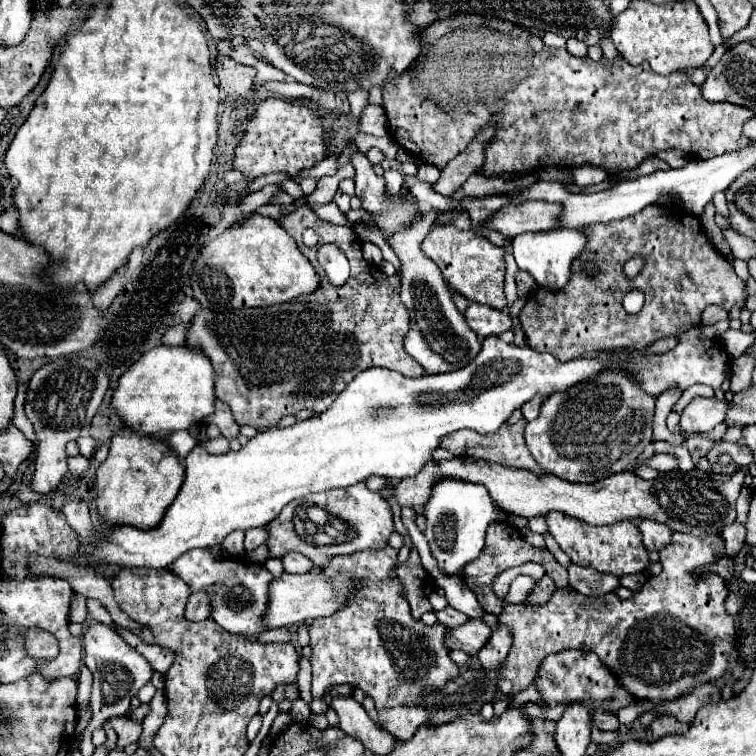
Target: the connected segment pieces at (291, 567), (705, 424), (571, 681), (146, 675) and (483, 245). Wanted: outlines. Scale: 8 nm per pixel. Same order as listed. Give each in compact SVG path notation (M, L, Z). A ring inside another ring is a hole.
M290 552L288 556L284 556L282 564L284 564L284 570L288 574L306 574L306 572L310 572L314 568L314 564L306 556L302 556L298 552Z
M696 396L680 416L680 432L682 434L706 434L716 424L724 422L728 412L726 400L716 398L700 398Z
M564 650L558 654L546 656L540 666L540 678L536 684L538 684L538 692L546 700L546 706L580 702L592 710L604 708L604 712L616 714L620 708L626 708L636 702L632 694L620 686L616 676L600 662L600 658L584 650Z
M92 624L84 634L84 664L94 674L94 686L92 686L92 698L90 706L94 710L94 720L90 728L94 730L96 724L102 724L98 720L106 720L110 716L124 716L130 710L130 700L138 694L138 690L150 682L154 670L148 664L148 660L138 654L132 646L128 646L120 634L106 624Z
M452 224L436 226L430 230L430 234L422 242L424 254L438 264L442 270L442 276L446 284L462 294L464 298L492 306L496 310L506 308L506 296L504 296L504 250L494 246L488 238L478 234L476 230L458 230Z

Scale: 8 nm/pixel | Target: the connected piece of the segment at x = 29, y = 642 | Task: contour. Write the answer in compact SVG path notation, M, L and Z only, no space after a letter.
M28 630L26 632L26 648L34 658L52 658L58 652L56 638L44 630Z

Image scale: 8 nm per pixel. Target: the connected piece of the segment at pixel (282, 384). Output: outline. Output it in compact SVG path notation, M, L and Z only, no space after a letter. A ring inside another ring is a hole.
M304 204L298 206L292 214L286 214L280 220L280 224L296 240L300 252L312 262L312 266L320 274L322 278L320 288L312 296L300 296L288 304L276 304L268 308L242 308L242 310L224 310L224 312L200 308L196 316L190 320L186 330L186 346L200 348L212 362L216 374L216 398L232 408L234 420L240 426L248 424L266 430L266 428L274 428L280 422L280 418L288 414L296 414L298 410L310 410L314 414L320 414L336 400L336 396L356 376L352 374L352 370L362 372L372 366L382 366L400 372L402 376L408 378L420 378L422 374L426 374L420 368L420 364L416 364L416 360L412 360L402 348L404 346L402 340L408 332L408 310L404 308L398 296L400 278L388 278L378 270L378 266L364 260L362 244L358 242L354 230L320 220L314 214L314 210L310 210ZM306 228L314 228L318 232L320 236L318 244L332 242L340 246L340 250L348 256L352 270L344 286L332 286L328 278L322 276L322 268L316 260L318 248L308 248L302 244L302 232Z

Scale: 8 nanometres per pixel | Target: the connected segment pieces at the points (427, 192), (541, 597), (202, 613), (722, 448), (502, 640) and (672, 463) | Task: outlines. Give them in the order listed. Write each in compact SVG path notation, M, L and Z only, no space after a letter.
M404 176L404 186L408 186L408 190L414 194L414 198L418 200L420 212L426 212L428 208L438 208L442 212L450 212L460 208L460 202L450 200L448 196L442 196L438 192L434 192L432 184L428 182L420 182L416 176Z
M544 576L540 582L536 582L536 588L534 588L534 592L530 594L530 598L526 602L528 604L542 604L552 596L554 590L556 590L554 584L548 580L548 576Z
M200 590L200 592L192 592L188 606L186 606L186 618L188 620L204 620L210 616L210 596Z
M720 442L716 444L710 452L708 452L708 462L710 464L718 464L718 456L720 454L730 454L732 456L732 462L740 468L746 468L754 462L754 456L752 456L752 450L748 450L746 446L742 444L730 444L730 442Z
M498 626L498 628L494 628L492 634L494 634L492 640L488 640L488 644L478 652L478 660L480 660L482 668L488 672L502 666L502 662L508 656L508 650L512 646L512 636L510 636L508 628Z
M654 454L654 456L648 460L648 464L650 464L652 468L656 468L658 472L672 472L672 470L678 468L678 460L676 460L676 456L672 456L672 454Z

